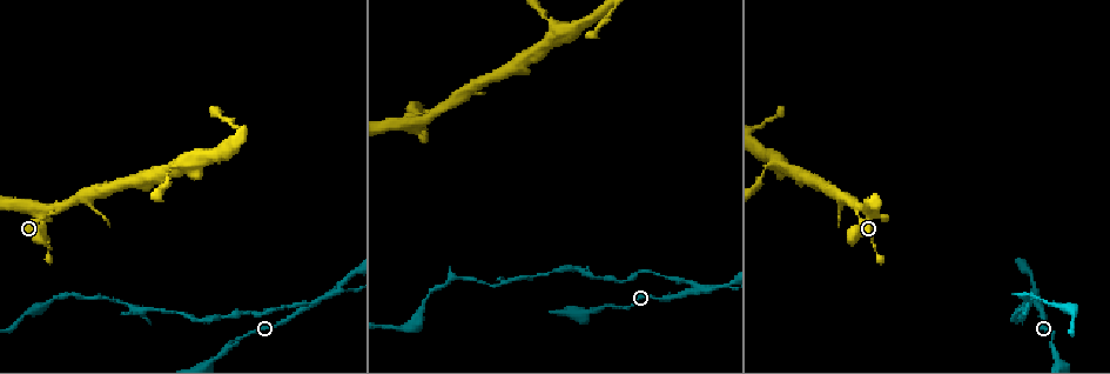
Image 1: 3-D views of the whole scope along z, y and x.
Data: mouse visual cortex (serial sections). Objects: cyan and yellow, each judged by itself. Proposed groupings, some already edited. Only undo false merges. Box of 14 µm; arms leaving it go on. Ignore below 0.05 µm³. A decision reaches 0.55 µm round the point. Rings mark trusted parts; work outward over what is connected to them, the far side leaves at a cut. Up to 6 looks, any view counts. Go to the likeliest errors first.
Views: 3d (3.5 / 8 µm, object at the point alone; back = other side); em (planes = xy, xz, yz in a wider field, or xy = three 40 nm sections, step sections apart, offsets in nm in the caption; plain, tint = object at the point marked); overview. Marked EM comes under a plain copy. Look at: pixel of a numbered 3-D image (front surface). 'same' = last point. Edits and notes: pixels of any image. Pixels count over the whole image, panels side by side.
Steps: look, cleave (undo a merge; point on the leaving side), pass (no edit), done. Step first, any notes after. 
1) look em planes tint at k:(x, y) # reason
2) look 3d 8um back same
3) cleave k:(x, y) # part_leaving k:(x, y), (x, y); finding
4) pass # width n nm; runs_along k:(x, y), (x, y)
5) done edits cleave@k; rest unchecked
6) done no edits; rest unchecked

look 3d 8um at 1:(316, 302) # sharp bend

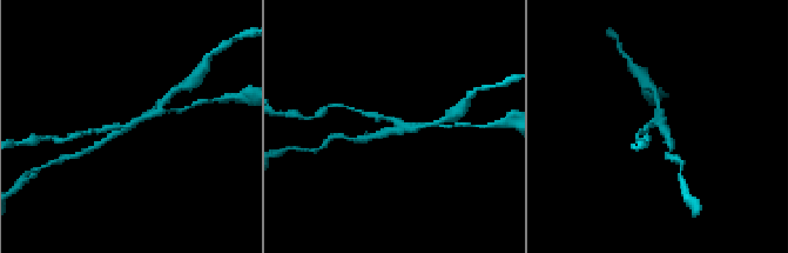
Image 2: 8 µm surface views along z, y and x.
look em xy step 1 tint at 2:(129, 124) # arms 3; arm_widths 200, 200, 200 nm; now the EM

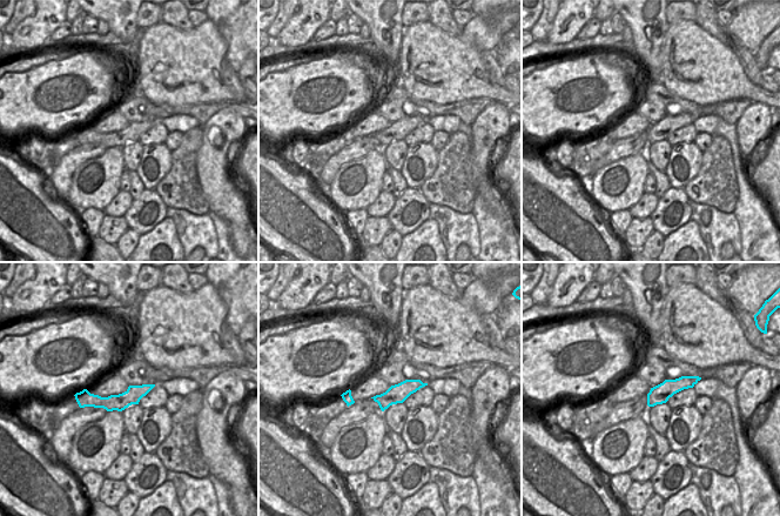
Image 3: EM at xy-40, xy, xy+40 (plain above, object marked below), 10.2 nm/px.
cleave 2:(375, 114) # part_leaving 2:(395, 125), (382, 117), (349, 108); a second cell is stuck on

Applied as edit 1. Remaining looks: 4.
look 3d 3.5um at 1:(234, 128) # calibre changes

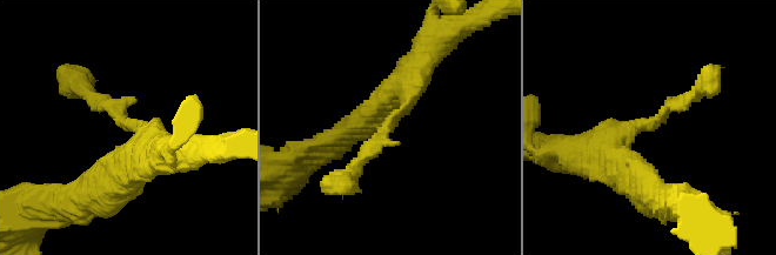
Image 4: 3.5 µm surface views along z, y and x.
look em planes tint at 4:(389, 125)

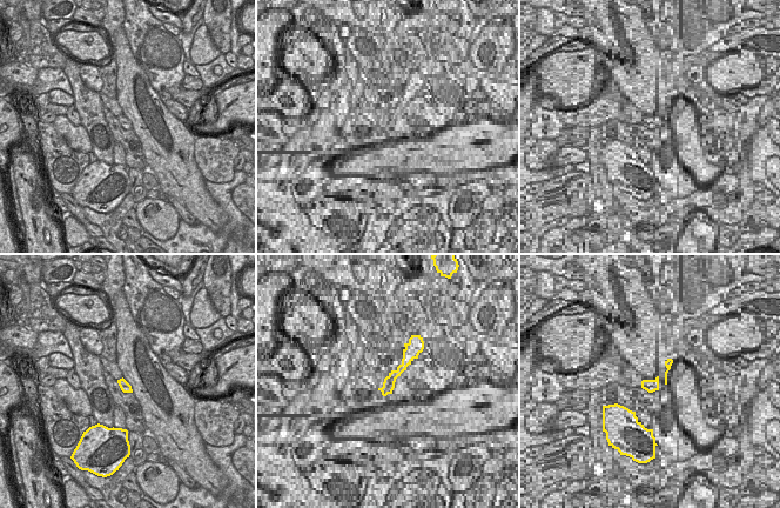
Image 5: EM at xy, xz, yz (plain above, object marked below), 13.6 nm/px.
look em xy step 2 tint same

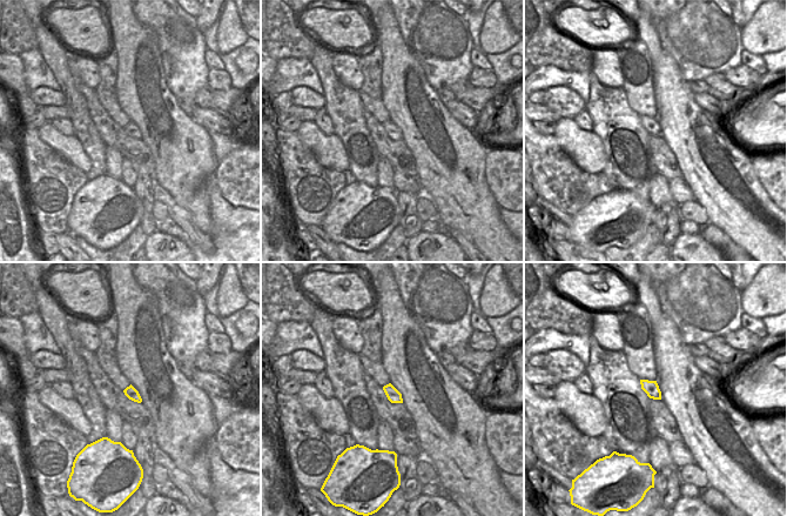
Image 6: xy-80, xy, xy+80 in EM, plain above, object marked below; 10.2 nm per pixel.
pass # runs_along 4:(621, 170), (623, 134), (702, 87); one cell here

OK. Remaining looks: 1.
done edits cleave@2; rest unchecked

